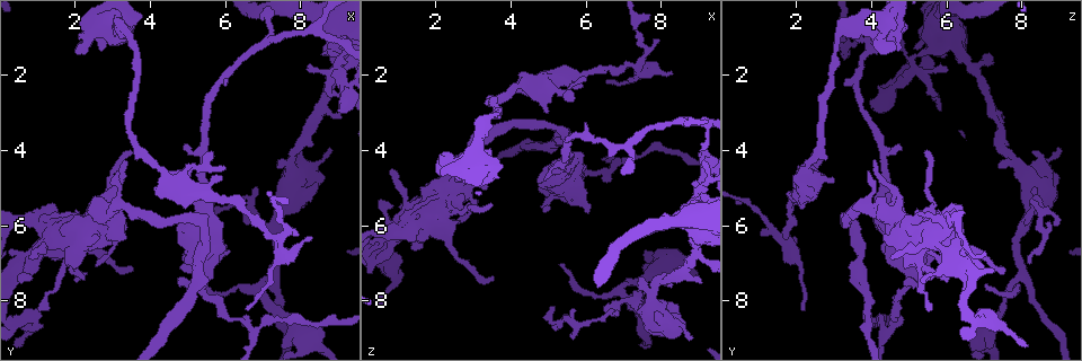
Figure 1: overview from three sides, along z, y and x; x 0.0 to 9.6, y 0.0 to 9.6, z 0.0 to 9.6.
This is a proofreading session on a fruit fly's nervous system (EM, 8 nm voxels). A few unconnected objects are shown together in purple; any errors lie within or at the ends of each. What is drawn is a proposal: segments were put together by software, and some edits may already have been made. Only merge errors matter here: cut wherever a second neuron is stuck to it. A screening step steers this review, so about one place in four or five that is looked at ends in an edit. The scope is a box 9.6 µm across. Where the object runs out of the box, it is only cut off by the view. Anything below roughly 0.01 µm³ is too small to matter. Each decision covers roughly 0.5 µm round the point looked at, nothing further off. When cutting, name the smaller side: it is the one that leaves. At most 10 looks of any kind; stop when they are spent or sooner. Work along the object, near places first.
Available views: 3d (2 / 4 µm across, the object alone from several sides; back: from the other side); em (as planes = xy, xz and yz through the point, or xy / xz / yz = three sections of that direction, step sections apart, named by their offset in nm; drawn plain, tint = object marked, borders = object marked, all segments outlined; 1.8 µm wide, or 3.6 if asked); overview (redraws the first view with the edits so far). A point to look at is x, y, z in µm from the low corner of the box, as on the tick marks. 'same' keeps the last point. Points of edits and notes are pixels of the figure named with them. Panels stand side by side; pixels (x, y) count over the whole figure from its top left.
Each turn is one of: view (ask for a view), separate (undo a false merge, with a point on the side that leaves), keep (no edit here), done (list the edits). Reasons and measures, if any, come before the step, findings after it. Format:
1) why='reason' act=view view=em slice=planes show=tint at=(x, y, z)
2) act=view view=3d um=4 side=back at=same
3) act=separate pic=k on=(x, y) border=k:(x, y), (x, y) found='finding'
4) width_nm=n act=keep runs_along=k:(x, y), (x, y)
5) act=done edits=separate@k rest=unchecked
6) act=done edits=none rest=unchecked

why='closes a loop' act=view view=3d um=4 at=(5.85, 4.55, 2.20)

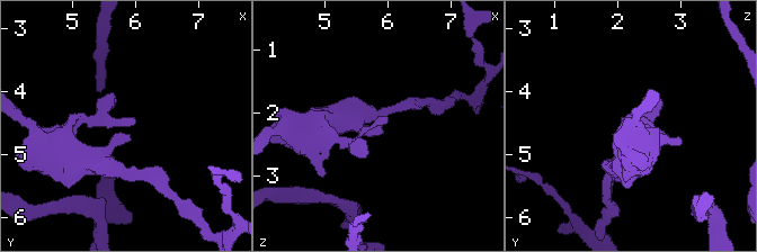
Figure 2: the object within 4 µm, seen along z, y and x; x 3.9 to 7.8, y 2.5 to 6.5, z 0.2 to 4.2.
act=view view=em slice=xy step=4 show=tint at=(5.80, 4.55, 2.20)

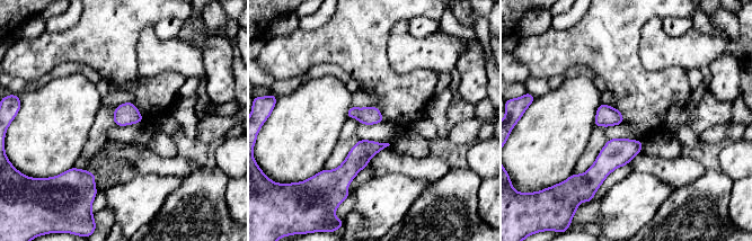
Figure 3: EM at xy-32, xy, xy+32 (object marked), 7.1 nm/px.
act=view view=em slice=yz step=8 show=borders at=same

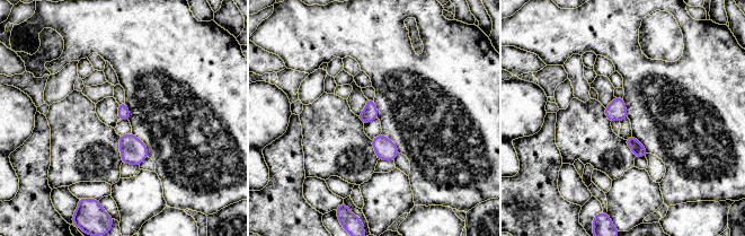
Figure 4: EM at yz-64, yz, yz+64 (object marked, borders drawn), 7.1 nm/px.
act=keep found='one neuron here'

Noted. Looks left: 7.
act=view view=em slice=planes show=tint at=(7.40, 6.40, 1.65)

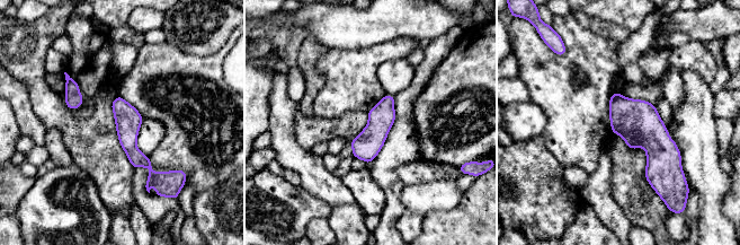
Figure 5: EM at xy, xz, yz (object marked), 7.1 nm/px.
width_nm=180 act=keep found='continuous, no second neuron'

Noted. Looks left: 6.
why='touches itself' act=view view=em slice=planes show=tint at=(9.05, 1.90, 5.25)

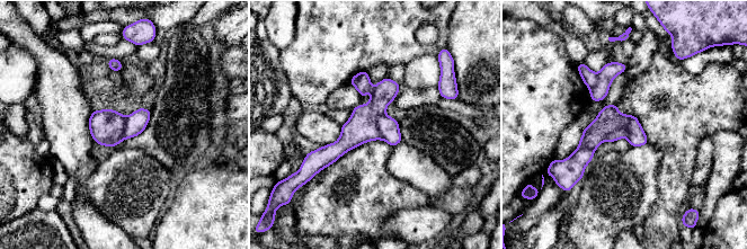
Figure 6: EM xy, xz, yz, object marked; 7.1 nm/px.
act=separate pic=6 on=(608, 119) part_leaving=6:(396, 86), (336, 150), (318, 161) found='two neurons meet here'

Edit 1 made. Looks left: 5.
why='sudden change in width' act=view view=em um=3.6 slice=planes show=tint at=(2.55, 5.60, 5.65)

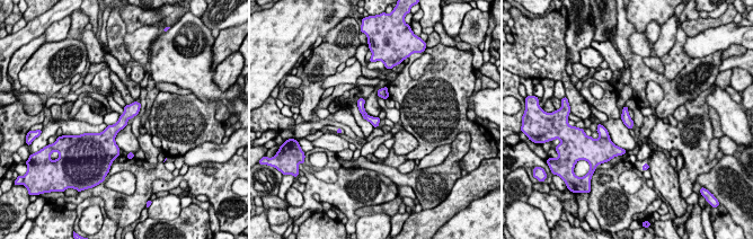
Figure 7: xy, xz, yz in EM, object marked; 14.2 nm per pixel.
act=separate pic=7 on=(602, 131) border=7:(600, 136), (609, 140) found='two neurons meet here'

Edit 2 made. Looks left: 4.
act=done edits=separate@6,separate@7 rest=unchecked

